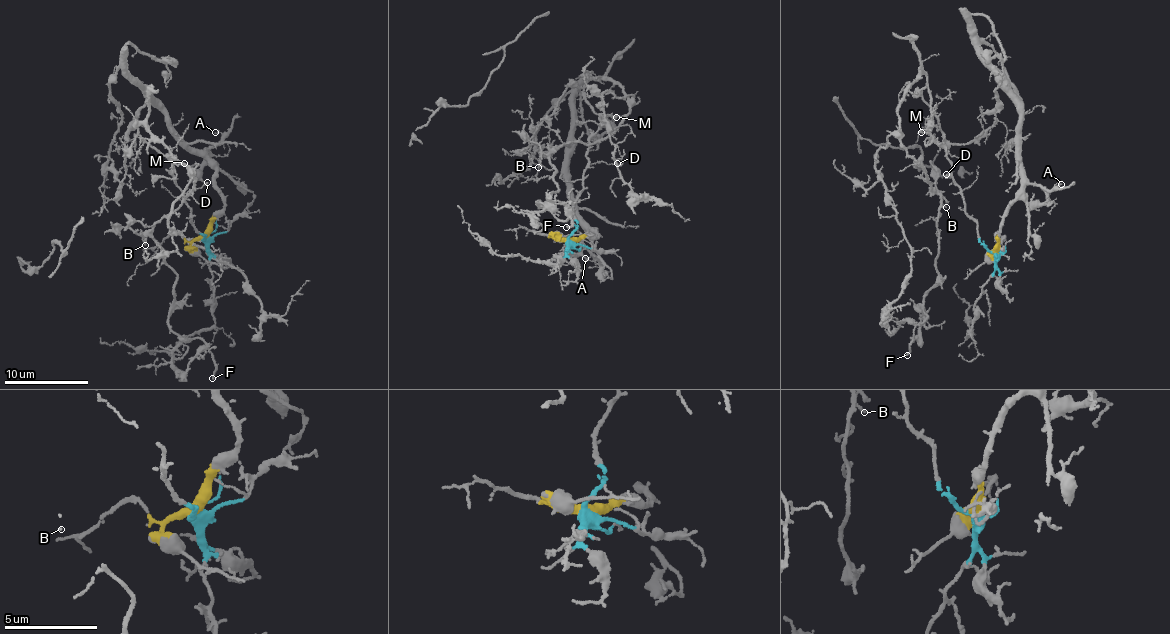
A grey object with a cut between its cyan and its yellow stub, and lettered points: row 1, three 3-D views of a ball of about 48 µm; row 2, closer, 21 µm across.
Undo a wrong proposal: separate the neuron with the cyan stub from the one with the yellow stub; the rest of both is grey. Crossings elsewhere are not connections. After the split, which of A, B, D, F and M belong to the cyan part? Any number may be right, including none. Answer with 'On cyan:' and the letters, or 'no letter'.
On cyan: B, D, F, M

